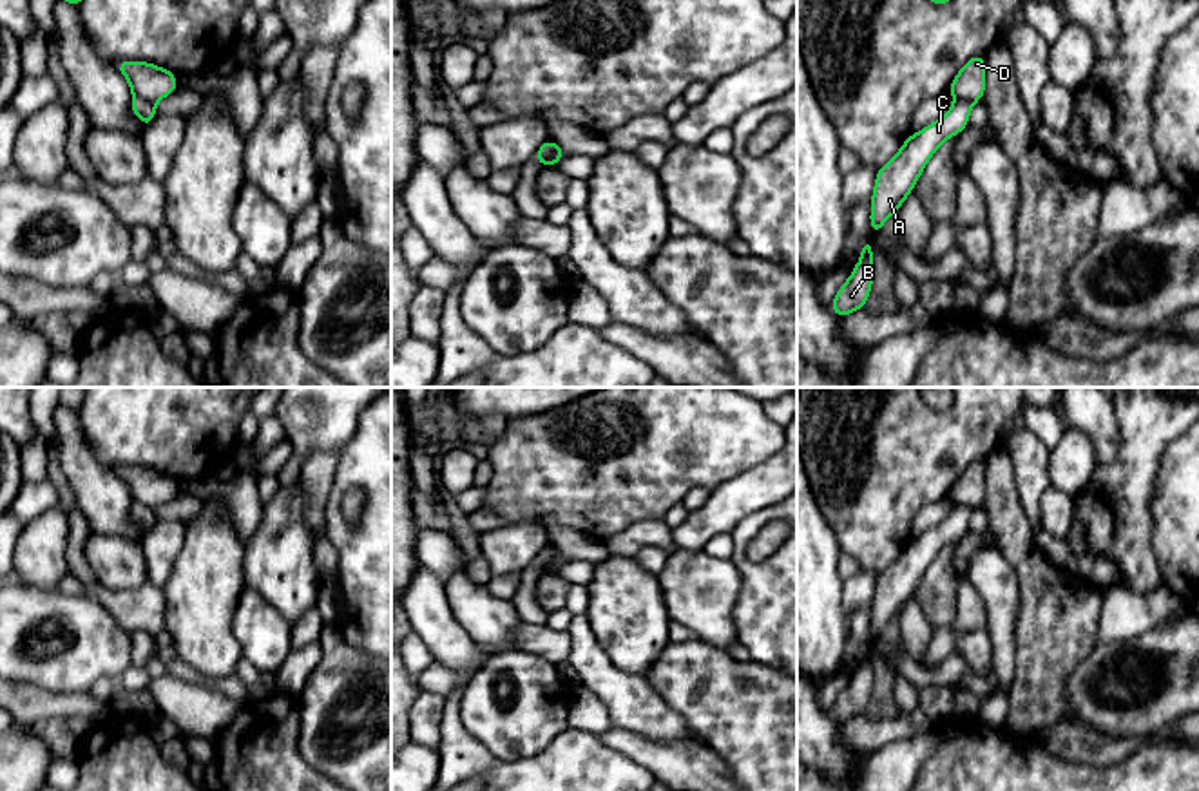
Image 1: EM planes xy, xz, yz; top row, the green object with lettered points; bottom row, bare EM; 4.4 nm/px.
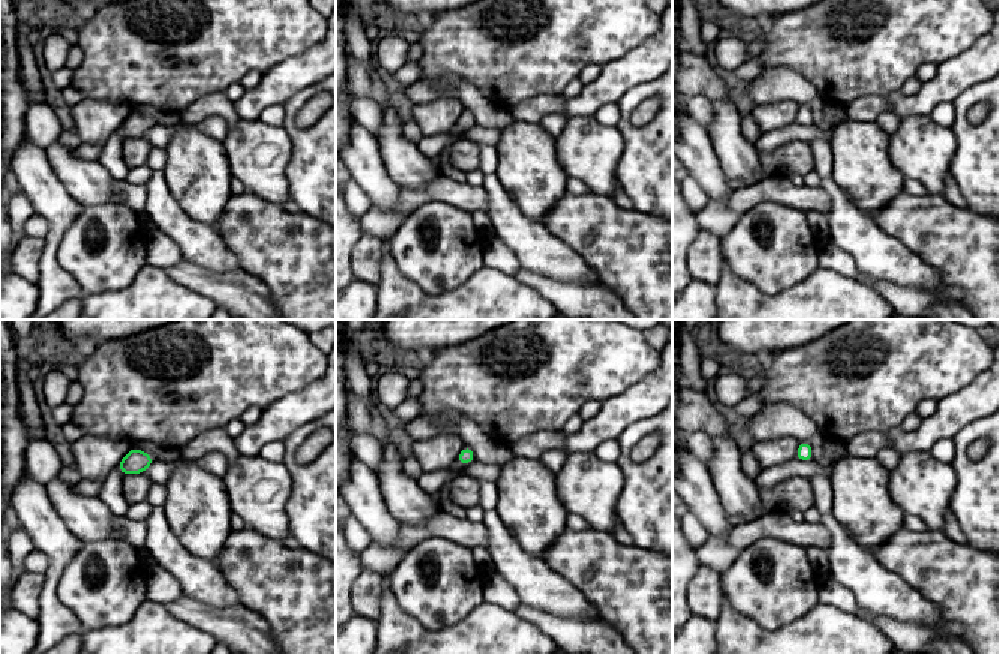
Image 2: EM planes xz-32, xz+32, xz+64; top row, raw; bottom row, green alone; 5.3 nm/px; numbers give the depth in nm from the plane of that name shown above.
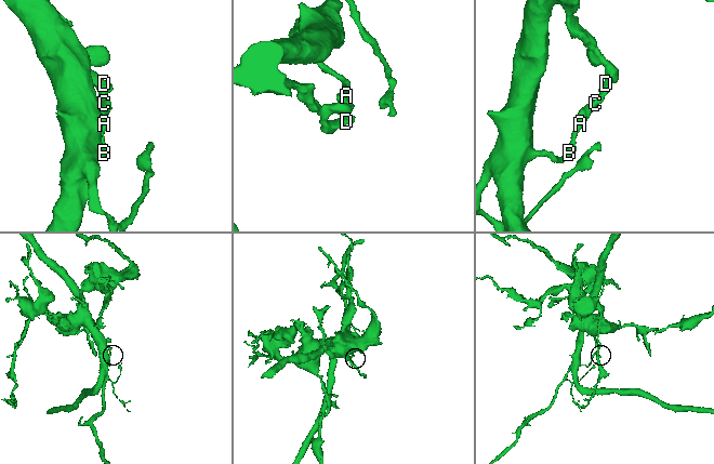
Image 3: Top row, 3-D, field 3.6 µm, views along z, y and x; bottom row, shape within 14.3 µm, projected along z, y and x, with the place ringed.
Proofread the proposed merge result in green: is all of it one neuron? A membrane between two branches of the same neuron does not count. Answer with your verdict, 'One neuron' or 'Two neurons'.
Two neurons

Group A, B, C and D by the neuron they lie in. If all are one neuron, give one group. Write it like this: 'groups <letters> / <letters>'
groups A B C / D

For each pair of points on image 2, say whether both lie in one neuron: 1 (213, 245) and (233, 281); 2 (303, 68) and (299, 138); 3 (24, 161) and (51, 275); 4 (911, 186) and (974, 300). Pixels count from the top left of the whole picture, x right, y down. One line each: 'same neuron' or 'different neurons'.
1: different neurons
2: different neurons
3: same neuron
4: different neurons

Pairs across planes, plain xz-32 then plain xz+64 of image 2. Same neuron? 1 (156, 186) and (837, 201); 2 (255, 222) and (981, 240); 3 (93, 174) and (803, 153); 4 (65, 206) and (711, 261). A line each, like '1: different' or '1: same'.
1: same
2: same
3: different
4: different

